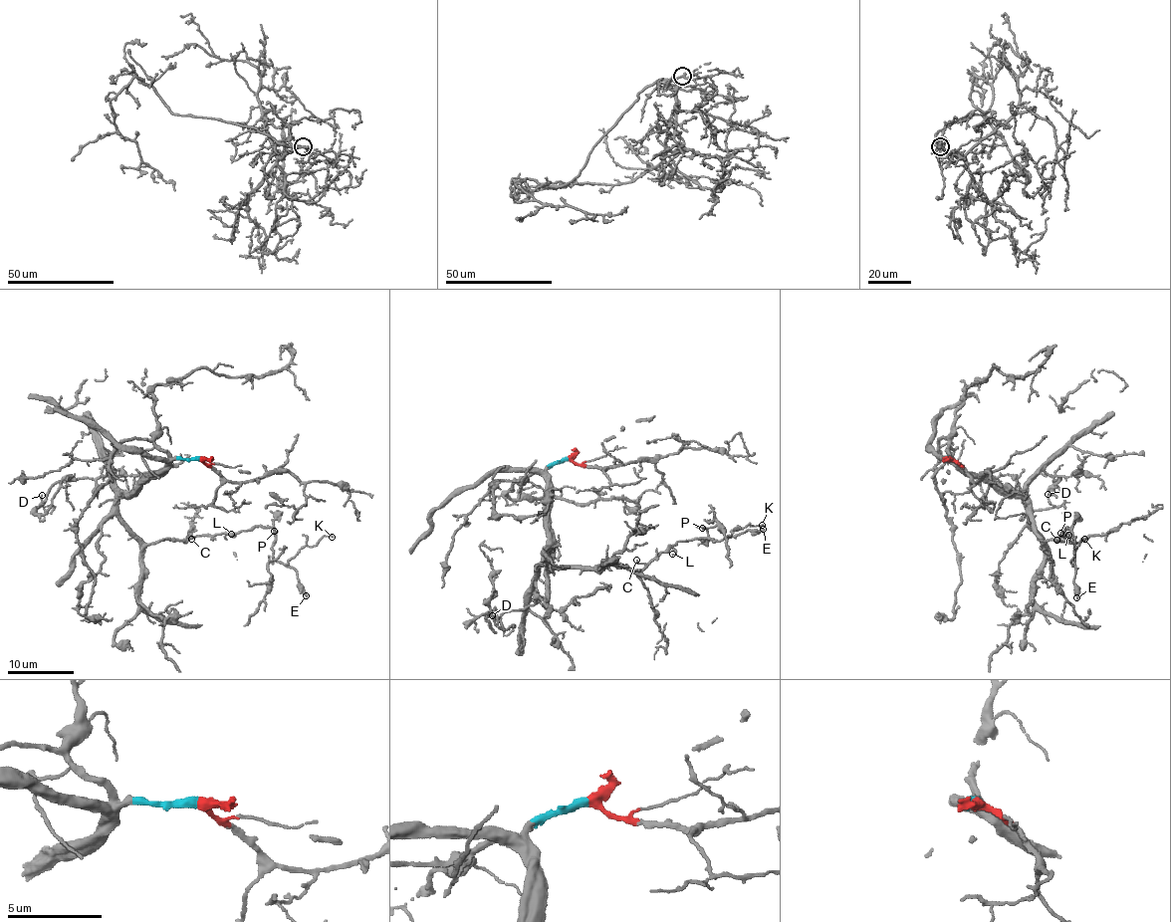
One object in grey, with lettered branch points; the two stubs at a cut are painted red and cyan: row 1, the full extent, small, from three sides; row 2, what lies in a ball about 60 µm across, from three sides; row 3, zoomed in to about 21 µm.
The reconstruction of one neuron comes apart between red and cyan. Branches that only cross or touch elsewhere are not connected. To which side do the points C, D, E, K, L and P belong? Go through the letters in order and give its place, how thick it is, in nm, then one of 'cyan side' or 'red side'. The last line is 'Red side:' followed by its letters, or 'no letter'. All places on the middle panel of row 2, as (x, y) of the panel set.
C: (636, 560) | 100 nm | cyan side
D: (492, 615) | 80 nm | cyan side
E: (763, 529) | 240 nm | cyan side
K: (762, 525) | 110 nm | cyan side
L: (672, 554) | 100 nm | cyan side
P: (702, 528) | 120 nm | cyan side
Red side: no letter

